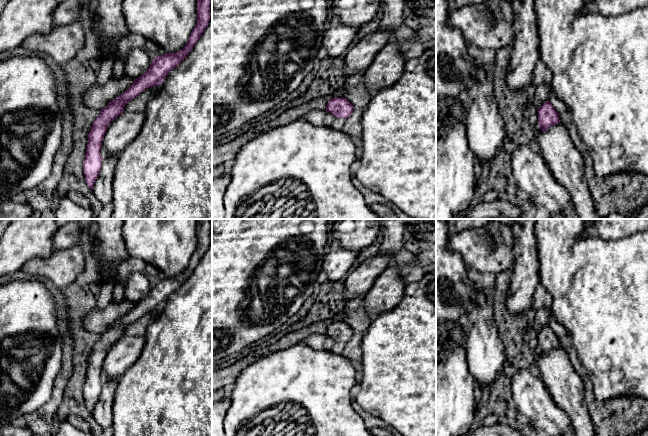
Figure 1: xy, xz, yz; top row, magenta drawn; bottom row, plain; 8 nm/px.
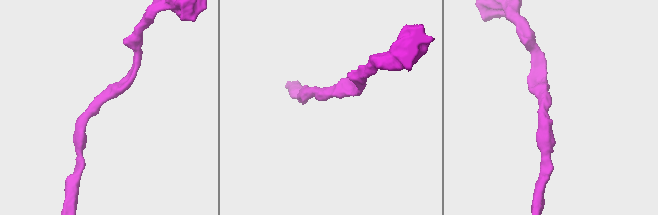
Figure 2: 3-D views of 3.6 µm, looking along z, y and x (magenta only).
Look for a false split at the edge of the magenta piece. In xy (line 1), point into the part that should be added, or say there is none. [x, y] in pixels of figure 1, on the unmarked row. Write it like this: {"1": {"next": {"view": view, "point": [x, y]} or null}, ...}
{"1": {"next": null}}

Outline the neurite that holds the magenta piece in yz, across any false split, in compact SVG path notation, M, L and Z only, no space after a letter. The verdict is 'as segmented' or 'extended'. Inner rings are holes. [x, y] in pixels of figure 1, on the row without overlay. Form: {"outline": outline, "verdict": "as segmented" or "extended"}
{"outline": "M550 325L545 326L538 332L538 348L542 355L546 355L550 350L560 347L559 337L552 330Z", "verdict": "as segmented"}

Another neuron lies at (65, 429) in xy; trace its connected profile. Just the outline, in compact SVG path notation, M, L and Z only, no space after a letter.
M62 421L61 424L55 428L54 436L94 436L92 433L82 432L75 428L67 421Z

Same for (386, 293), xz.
M391 263L363 295L363 307L374 318L395 308L402 300L406 281L399 275L399 266Z

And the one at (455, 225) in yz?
M449 219L449 229L453 234L466 228L481 227L492 221L492 219Z

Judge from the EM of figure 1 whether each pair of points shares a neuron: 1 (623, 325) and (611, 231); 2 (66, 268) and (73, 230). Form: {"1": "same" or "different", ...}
{"1": "different", "2": "different"}

